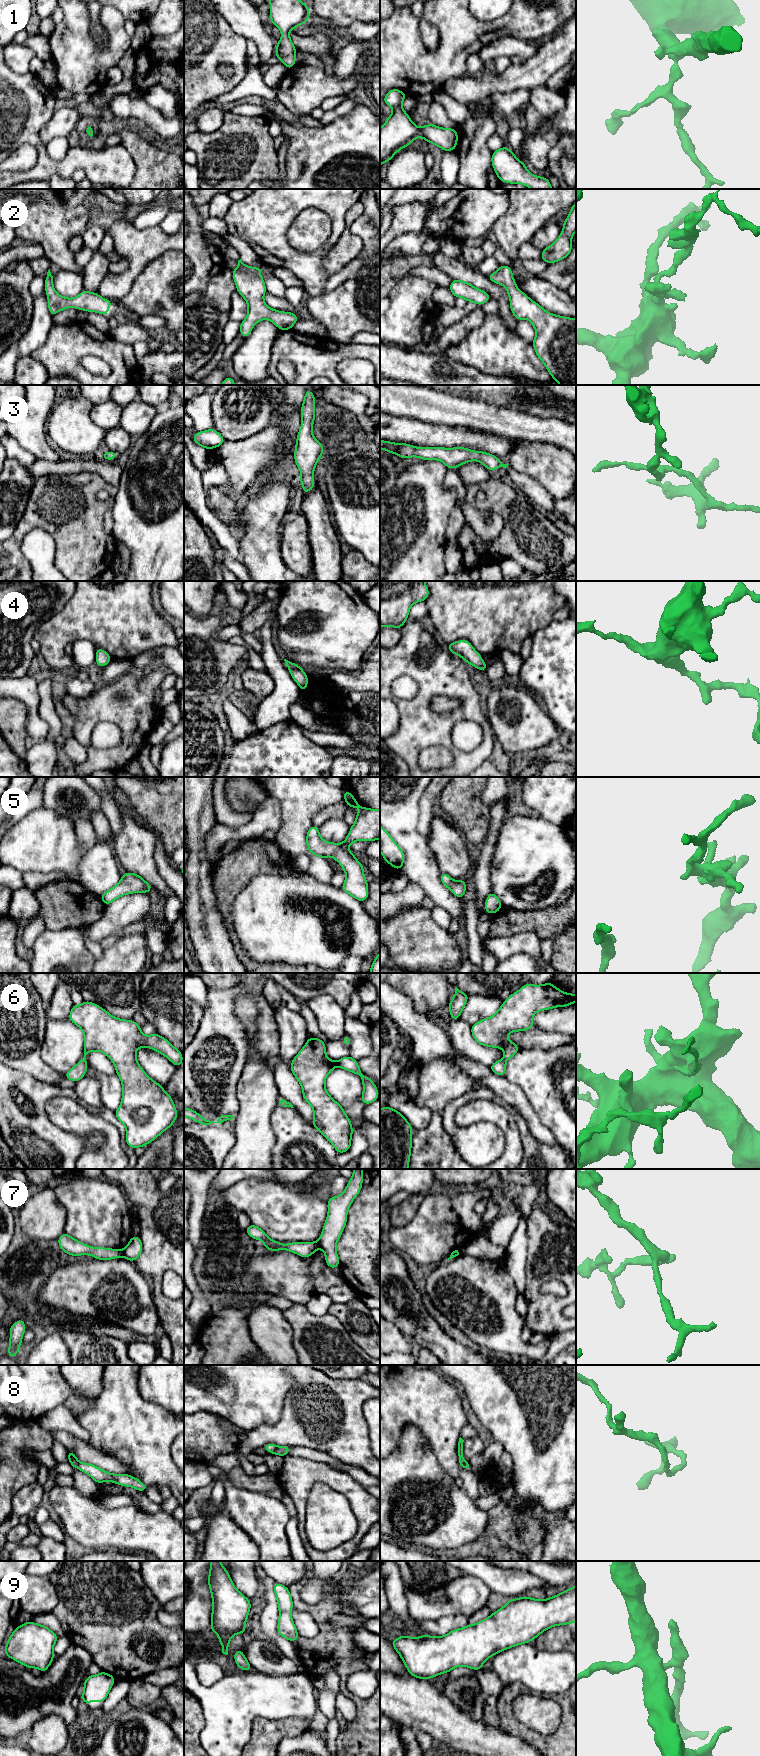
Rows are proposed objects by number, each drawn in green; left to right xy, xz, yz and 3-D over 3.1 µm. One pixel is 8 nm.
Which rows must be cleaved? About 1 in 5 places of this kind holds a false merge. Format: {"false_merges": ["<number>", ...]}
{"false_merges": ["7", "8"]}

